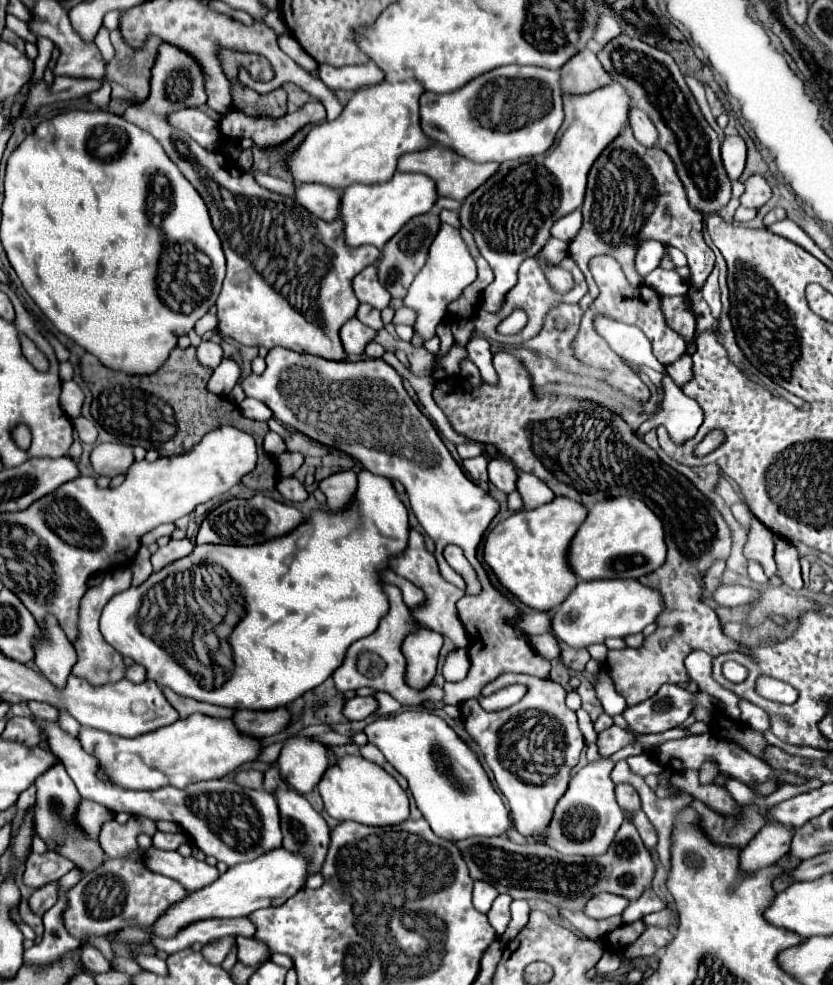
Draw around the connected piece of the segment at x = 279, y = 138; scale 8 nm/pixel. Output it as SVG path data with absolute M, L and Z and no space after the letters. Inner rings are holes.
M307 102L297 112L285 114L279 120L273 118L249 118L241 112L227 112L219 120L219 130L223 138L229 140L243 140L251 138L259 148L273 148L299 132L303 126L311 122L323 122L325 108L321 102Z

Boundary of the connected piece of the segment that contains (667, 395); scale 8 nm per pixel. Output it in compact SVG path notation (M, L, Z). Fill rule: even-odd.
M665 372L663 374L663 402L661 402L661 408L647 422L641 424L637 434L643 436L651 428L667 426L671 438L677 444L681 444L681 442L693 438L693 434L697 432L701 422L703 422L703 410L699 408L699 404L693 398L685 396L683 390Z

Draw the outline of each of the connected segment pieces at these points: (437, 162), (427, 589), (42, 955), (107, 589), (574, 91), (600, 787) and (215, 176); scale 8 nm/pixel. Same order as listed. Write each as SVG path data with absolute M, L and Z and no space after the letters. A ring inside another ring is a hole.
M435 144L427 150L421 150L421 152L405 154L405 156L399 158L399 164L397 164L399 172L419 172L419 174L425 174L425 176L433 178L437 182L439 196L449 196L449 198L455 198L455 200L461 200L461 202L471 192L475 192L479 186L483 186L483 182L487 182L487 178L491 178L497 172L497 168L499 168L497 162L477 164L477 162L471 162L469 158L463 158L455 150L451 150L447 146L439 146L439 144Z
M411 530L411 534L409 534L409 546L407 546L405 554L401 554L399 558L393 558L393 560L389 562L389 568L391 568L397 576L403 576L403 578L407 578L409 582L413 582L413 584L415 584L417 588L421 588L421 590L425 592L425 596L427 596L425 604L423 604L421 608L415 608L415 610L413 610L413 618L415 618L421 626L427 626L427 628L431 628L431 630L435 630L435 632L439 632L439 634L451 638L453 644L455 644L455 648L463 648L463 646L465 646L465 630L463 630L463 626L461 626L461 622L459 622L459 616L455 614L455 602L457 602L459 598L463 598L465 594L463 594L461 588L449 584L449 582L439 574L437 562L435 562L435 558L433 558L433 554L427 552L425 542L423 542L423 536L421 536L419 532Z
M71 870L59 880L59 900L57 904L43 916L45 924L45 936L39 942L39 946L31 946L24 950L23 964L39 966L39 968L51 965L61 956L71 950L75 950L81 942L71 938L67 934L67 928L63 924L63 910L67 908L67 892L81 880L79 870Z
M113 568L105 574L105 580L95 586L95 588L89 588L87 594L81 598L81 608L79 608L79 622L77 622L77 630L79 630L79 636L75 640L75 650L77 650L77 664L73 666L73 674L79 676L79 678L87 678L91 684L107 684L107 682L119 682L125 674L125 664L123 664L123 658L121 654L109 646L101 632L99 632L99 612L103 610L103 606L117 594L117 592L123 592L131 586L131 570L129 568Z
M581 50L559 70L563 74L563 92L571 96L589 94L597 88L603 88L611 82L611 76L603 70L601 62L591 50Z
M601 758L583 766L571 780L567 792L559 798L553 818L547 826L547 834L541 842L561 854L581 854L599 856L605 854L613 842L623 818L623 812L615 800L615 784L611 780L611 770L615 762L611 758Z
M161 44L151 76L149 98L139 106L127 108L121 118L147 130L165 148L167 156L179 166L181 174L195 186L209 208L213 228L221 238L227 258L227 278L217 298L219 330L243 346L283 346L345 362L347 354L339 330L355 316L359 306L351 280L381 256L379 248L347 246L343 240L343 222L339 218L333 222L315 218L293 198L259 186L253 172L241 172L237 166L231 166L231 160L223 152L205 150L181 130L163 122L165 112L205 102L205 80L195 60L187 58L181 50L175 50L175 46ZM287 272L291 276L319 276L317 320L307 320L285 296L281 282L289 276Z

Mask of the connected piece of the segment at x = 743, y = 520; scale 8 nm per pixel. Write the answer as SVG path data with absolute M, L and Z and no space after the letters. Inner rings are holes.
M736 503L731 506L731 511L736 520L748 531L753 514L747 505L744 503Z

